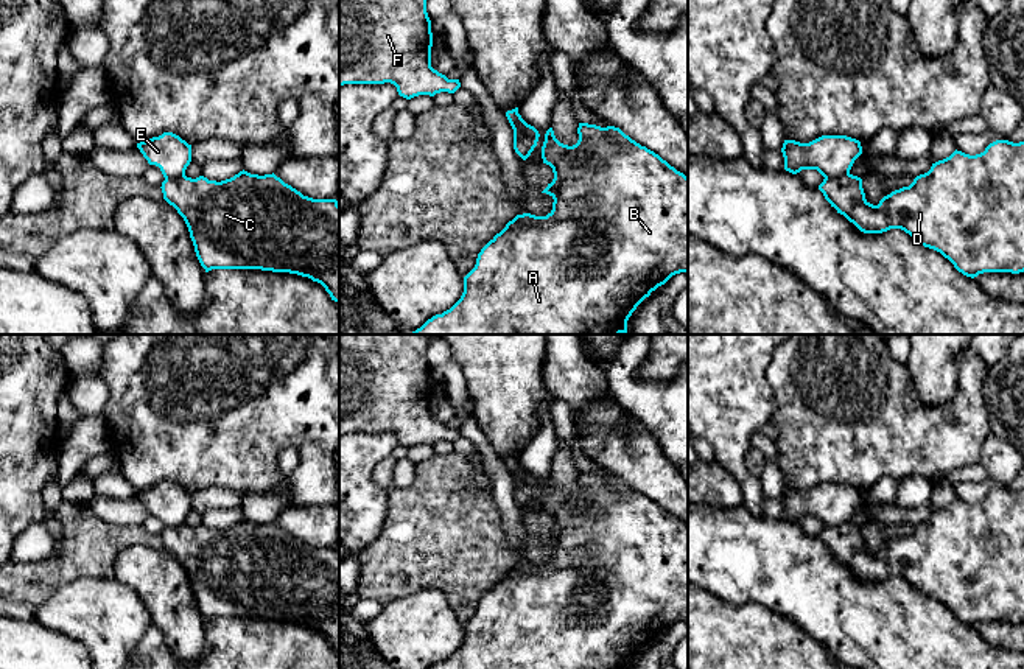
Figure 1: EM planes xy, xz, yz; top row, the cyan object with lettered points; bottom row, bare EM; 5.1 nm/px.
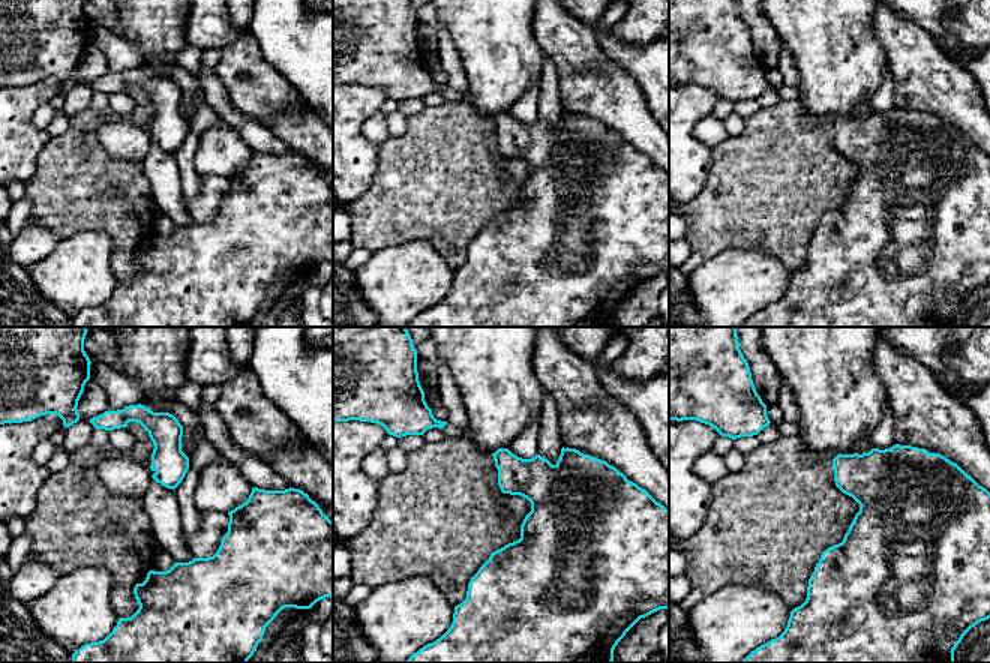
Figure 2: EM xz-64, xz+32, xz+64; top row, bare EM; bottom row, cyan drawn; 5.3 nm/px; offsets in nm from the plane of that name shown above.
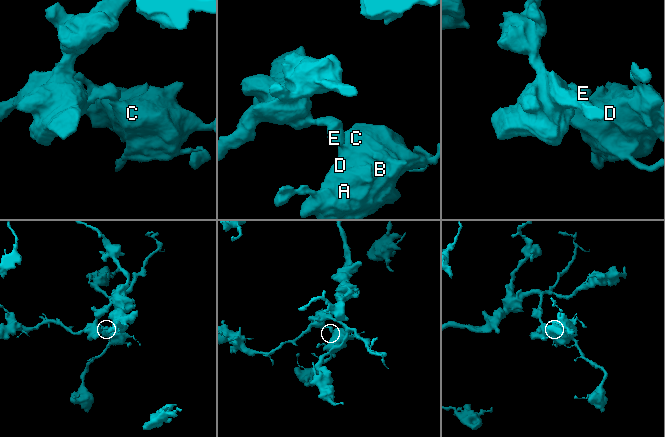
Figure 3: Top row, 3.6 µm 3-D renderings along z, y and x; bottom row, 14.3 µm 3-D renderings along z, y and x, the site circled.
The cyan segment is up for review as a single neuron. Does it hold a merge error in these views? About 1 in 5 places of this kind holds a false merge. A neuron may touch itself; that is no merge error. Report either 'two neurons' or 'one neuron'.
two neurons

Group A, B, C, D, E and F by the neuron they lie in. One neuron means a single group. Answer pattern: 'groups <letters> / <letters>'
groups A B C D / E F

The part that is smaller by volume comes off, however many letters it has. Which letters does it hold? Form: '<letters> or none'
A, B, C, D

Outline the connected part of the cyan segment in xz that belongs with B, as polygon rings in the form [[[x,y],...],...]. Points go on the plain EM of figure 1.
[[[579,471],[577,482],[579,489],[573,495],[560,492],[552,476],[545,482],[542,507],[552,517],[554,527],[542,541],[554,548],[552,559],[546,565],[523,562],[509,569],[478,602],[475,616],[464,625],[461,647],[450,658],[428,669],[629,669],[652,639],[672,624],[688,621],[688,526],[654,499],[632,489],[619,476]]]

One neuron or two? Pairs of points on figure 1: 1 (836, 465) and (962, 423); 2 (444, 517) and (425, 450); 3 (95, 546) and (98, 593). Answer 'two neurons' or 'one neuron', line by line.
1: one neuron
2: two neurons
3: two neurons

